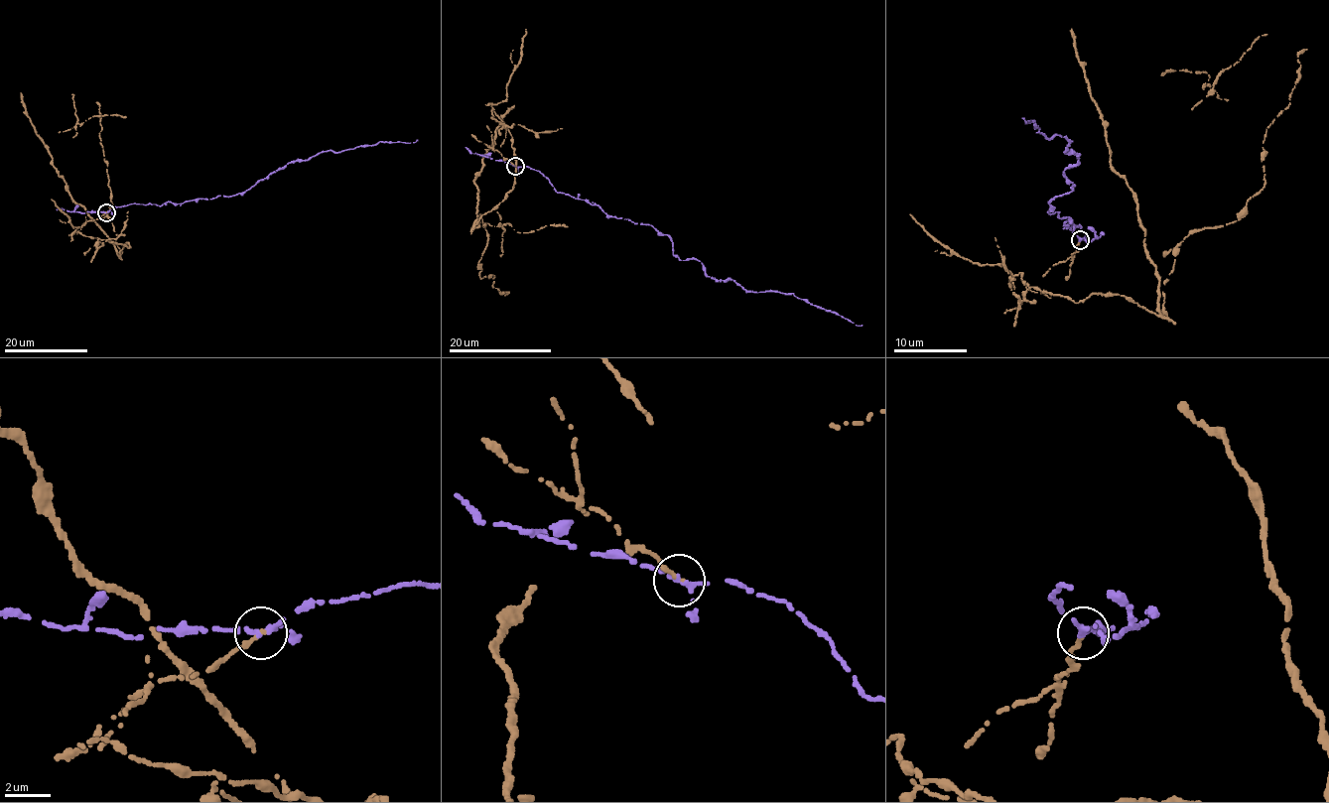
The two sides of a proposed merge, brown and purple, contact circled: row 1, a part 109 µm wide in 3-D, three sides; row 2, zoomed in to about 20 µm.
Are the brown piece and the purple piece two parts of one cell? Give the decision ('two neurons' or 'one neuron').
two neurons

